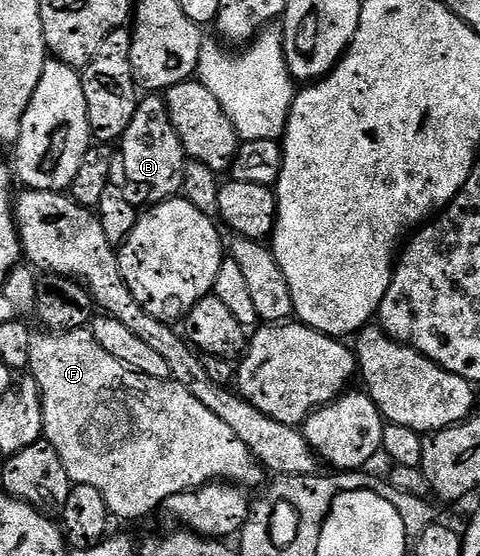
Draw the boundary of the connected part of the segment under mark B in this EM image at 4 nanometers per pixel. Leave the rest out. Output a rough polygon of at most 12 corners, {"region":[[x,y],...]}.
{"region":[[146,93],[116,143],[99,203],[126,242],[144,211],[181,194],[185,149],[164,97]]}

